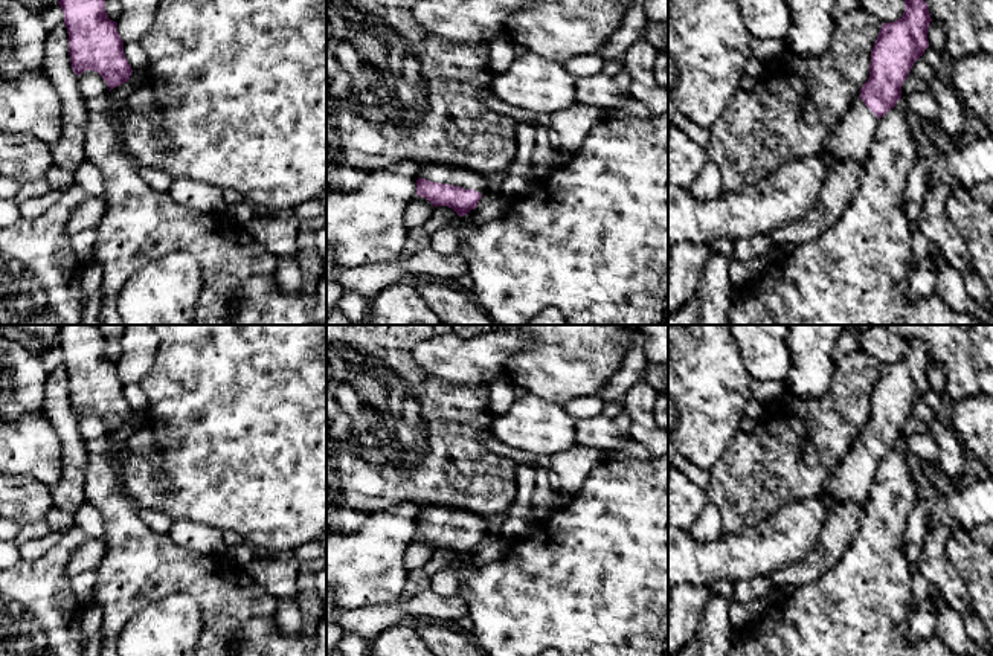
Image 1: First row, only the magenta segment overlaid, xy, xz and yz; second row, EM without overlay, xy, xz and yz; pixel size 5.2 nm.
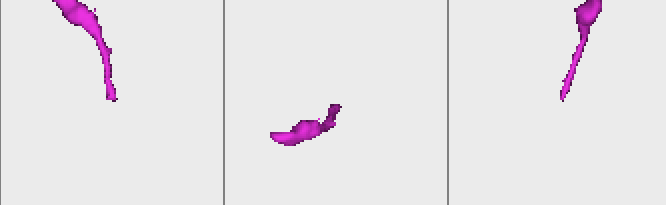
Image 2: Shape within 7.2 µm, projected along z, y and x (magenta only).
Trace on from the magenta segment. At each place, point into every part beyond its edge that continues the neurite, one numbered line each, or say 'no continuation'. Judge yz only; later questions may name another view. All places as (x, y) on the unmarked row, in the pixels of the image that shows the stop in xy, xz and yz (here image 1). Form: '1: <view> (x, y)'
1: yz (851, 479)

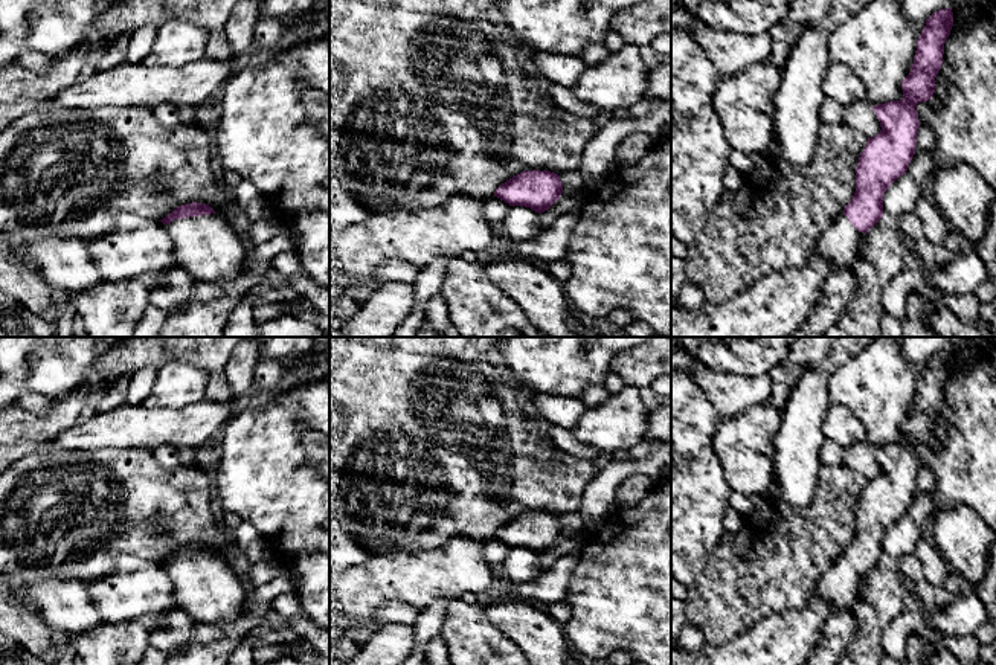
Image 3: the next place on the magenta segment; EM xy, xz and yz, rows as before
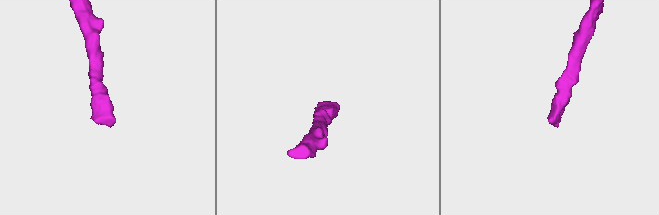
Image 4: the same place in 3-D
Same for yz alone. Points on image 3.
1: yz (839, 587)

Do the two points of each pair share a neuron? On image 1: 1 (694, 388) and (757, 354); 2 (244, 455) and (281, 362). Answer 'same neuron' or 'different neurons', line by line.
1: different neurons
2: same neuron

